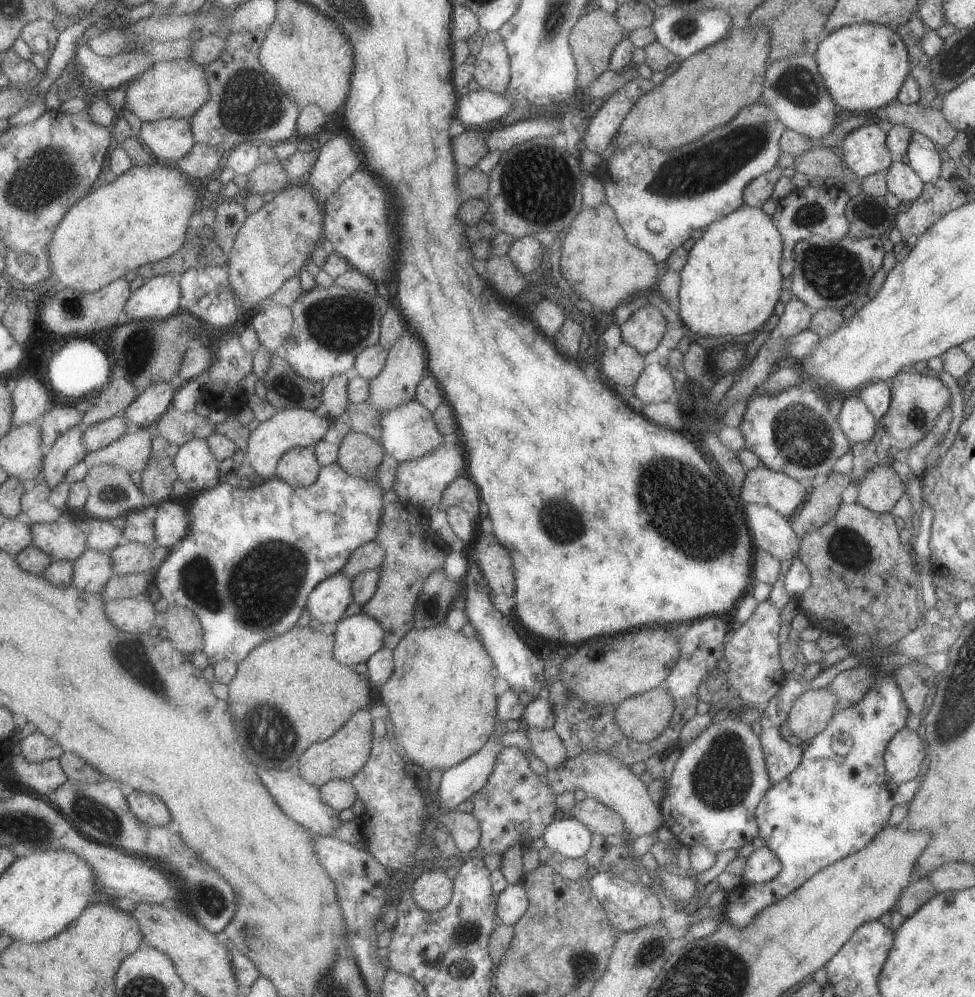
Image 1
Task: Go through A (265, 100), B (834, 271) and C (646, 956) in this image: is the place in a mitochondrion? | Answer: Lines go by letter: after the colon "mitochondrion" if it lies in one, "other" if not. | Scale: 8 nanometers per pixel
A: mitochondrion
B: mitochondrion
C: mitochondrion

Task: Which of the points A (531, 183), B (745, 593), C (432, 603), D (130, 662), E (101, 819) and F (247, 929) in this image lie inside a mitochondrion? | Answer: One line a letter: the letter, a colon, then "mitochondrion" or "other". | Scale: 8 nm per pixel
A: mitochondrion
B: other
C: mitochondrion
D: mitochondrion
E: mitochondrion
F: mitochondrion

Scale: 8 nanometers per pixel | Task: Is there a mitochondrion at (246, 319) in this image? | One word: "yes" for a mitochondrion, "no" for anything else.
no

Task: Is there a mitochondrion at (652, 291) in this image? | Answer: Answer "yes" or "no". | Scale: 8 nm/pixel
no

